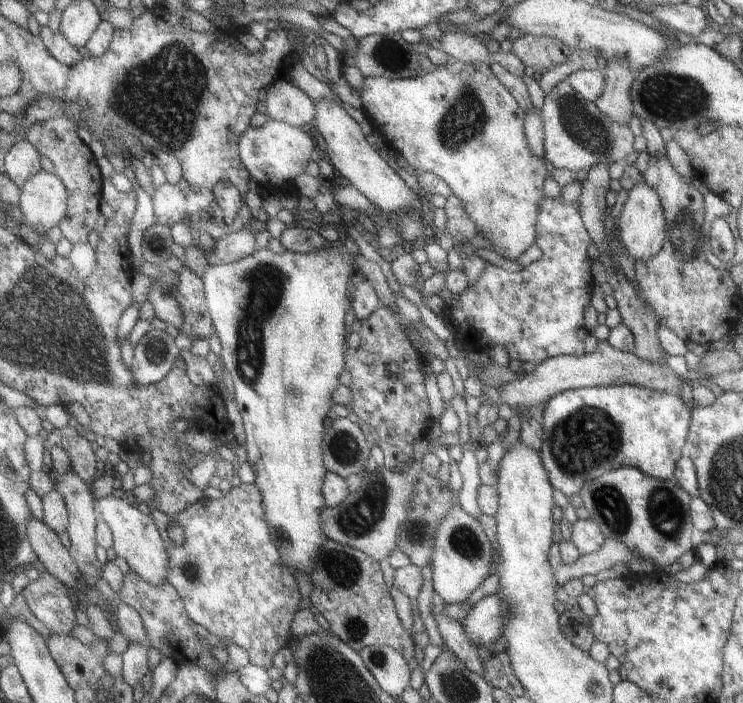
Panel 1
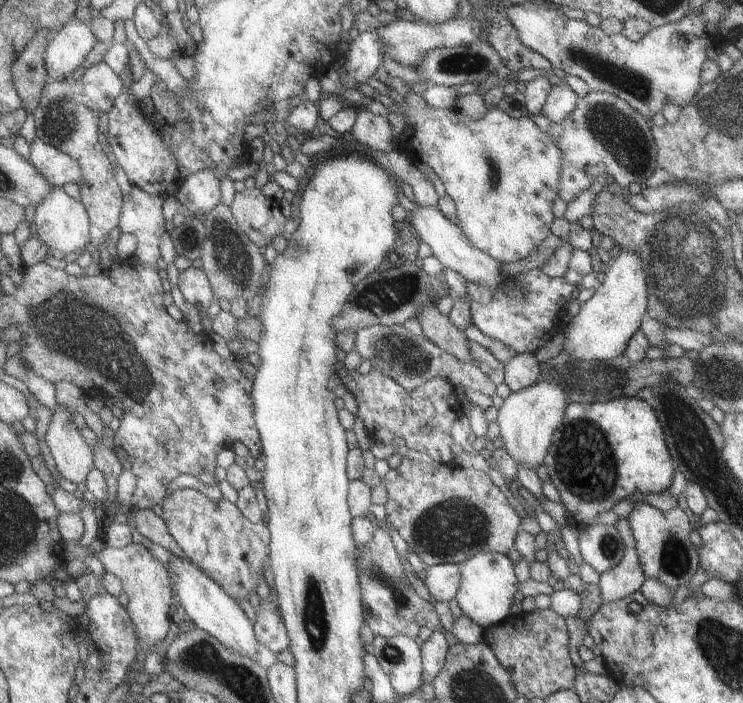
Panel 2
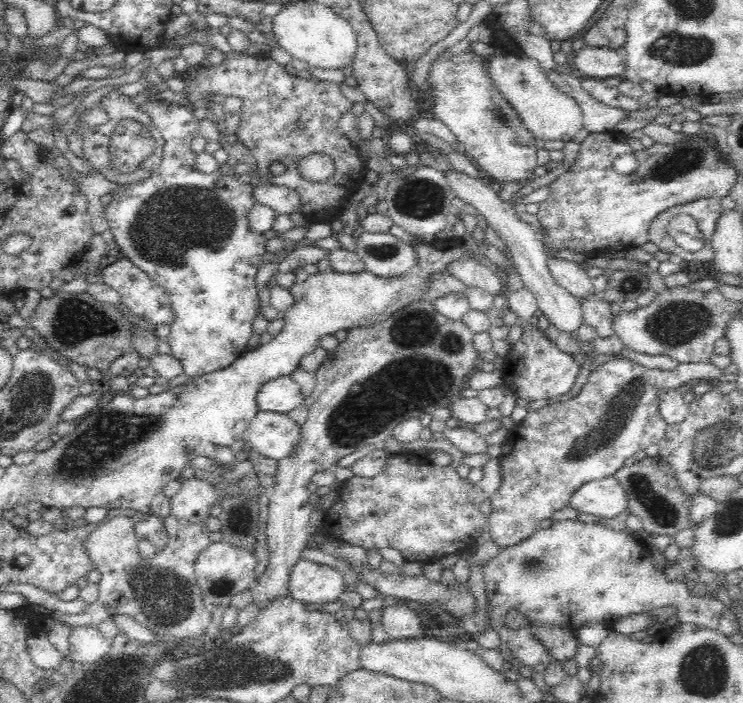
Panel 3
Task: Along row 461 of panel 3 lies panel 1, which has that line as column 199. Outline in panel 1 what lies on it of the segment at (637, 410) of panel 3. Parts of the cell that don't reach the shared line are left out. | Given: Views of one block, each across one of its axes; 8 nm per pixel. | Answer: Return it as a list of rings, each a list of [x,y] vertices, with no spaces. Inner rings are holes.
[[[240,484],[220,498],[203,498],[181,512],[179,516],[169,516],[163,511],[152,513],[165,548],[172,561],[172,571],[169,572],[169,583],[182,597],[186,616],[198,629],[215,636],[227,648],[232,645],[240,647],[248,654],[248,664],[267,670],[271,666],[271,658],[277,650],[287,645],[289,622],[299,609],[299,592],[293,573],[287,566],[281,564],[280,553],[277,552],[275,541],[272,540],[268,522],[264,520],[264,504],[260,490],[252,484]],[[179,524],[185,532],[185,542],[177,546],[169,536],[169,526]]]

